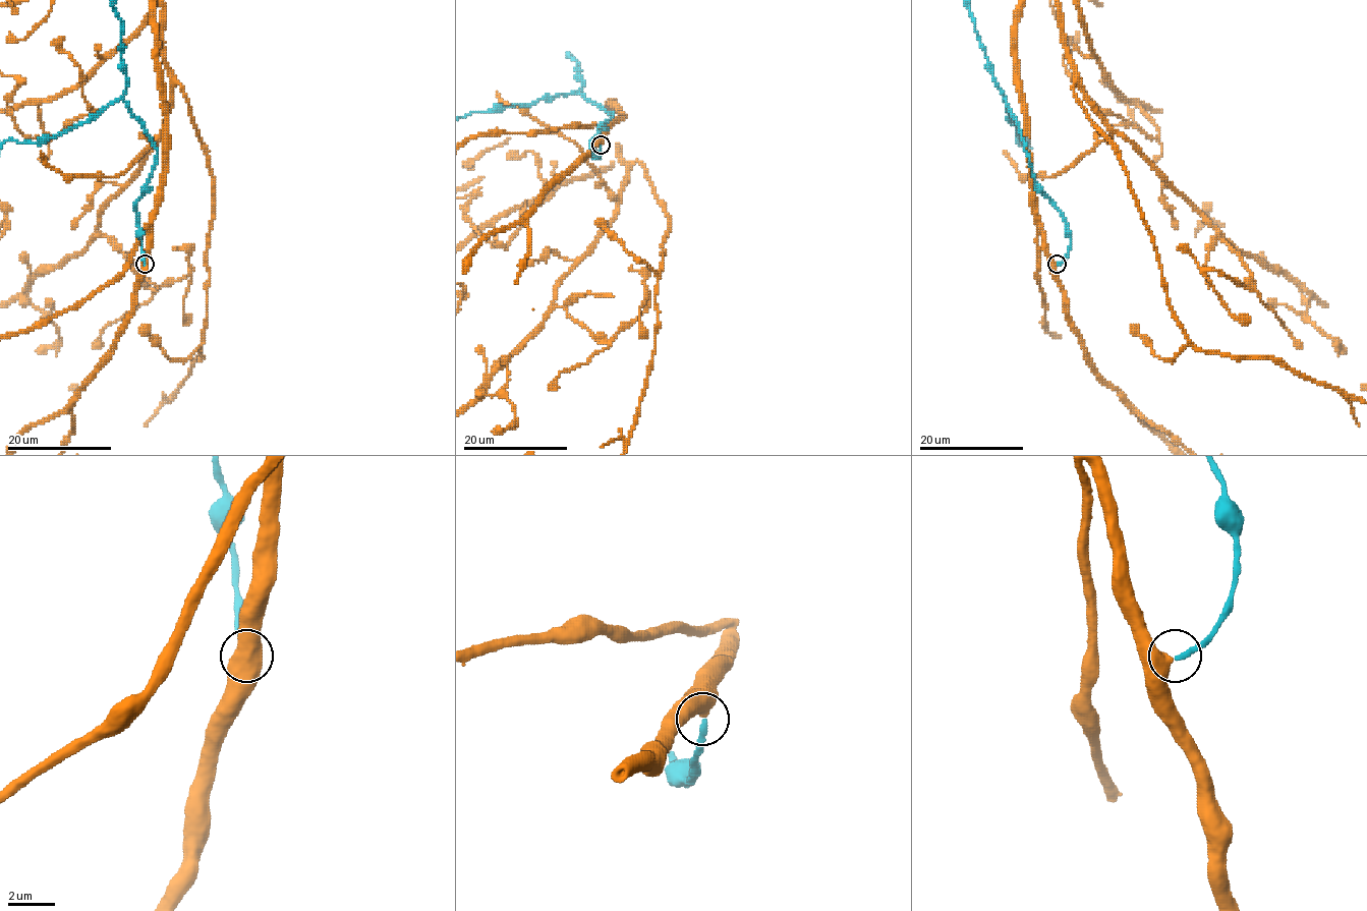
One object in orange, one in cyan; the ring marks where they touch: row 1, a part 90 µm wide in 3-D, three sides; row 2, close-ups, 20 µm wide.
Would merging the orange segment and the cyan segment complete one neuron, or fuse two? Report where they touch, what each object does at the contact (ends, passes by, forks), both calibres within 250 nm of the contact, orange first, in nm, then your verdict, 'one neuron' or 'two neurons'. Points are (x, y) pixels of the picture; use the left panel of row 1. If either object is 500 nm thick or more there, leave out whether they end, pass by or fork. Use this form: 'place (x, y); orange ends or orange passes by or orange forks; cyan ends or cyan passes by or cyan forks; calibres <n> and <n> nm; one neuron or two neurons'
place (145, 264); calibres 650 and 240 nm; one neuron

